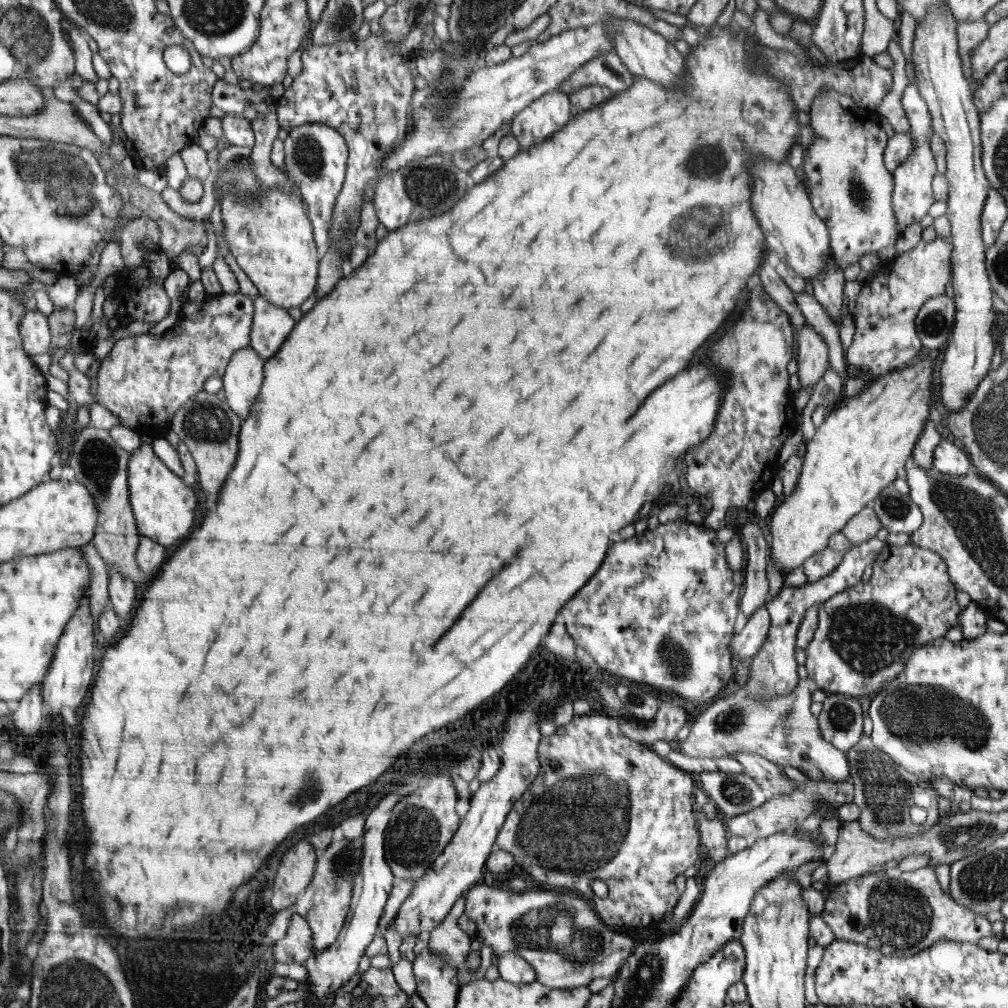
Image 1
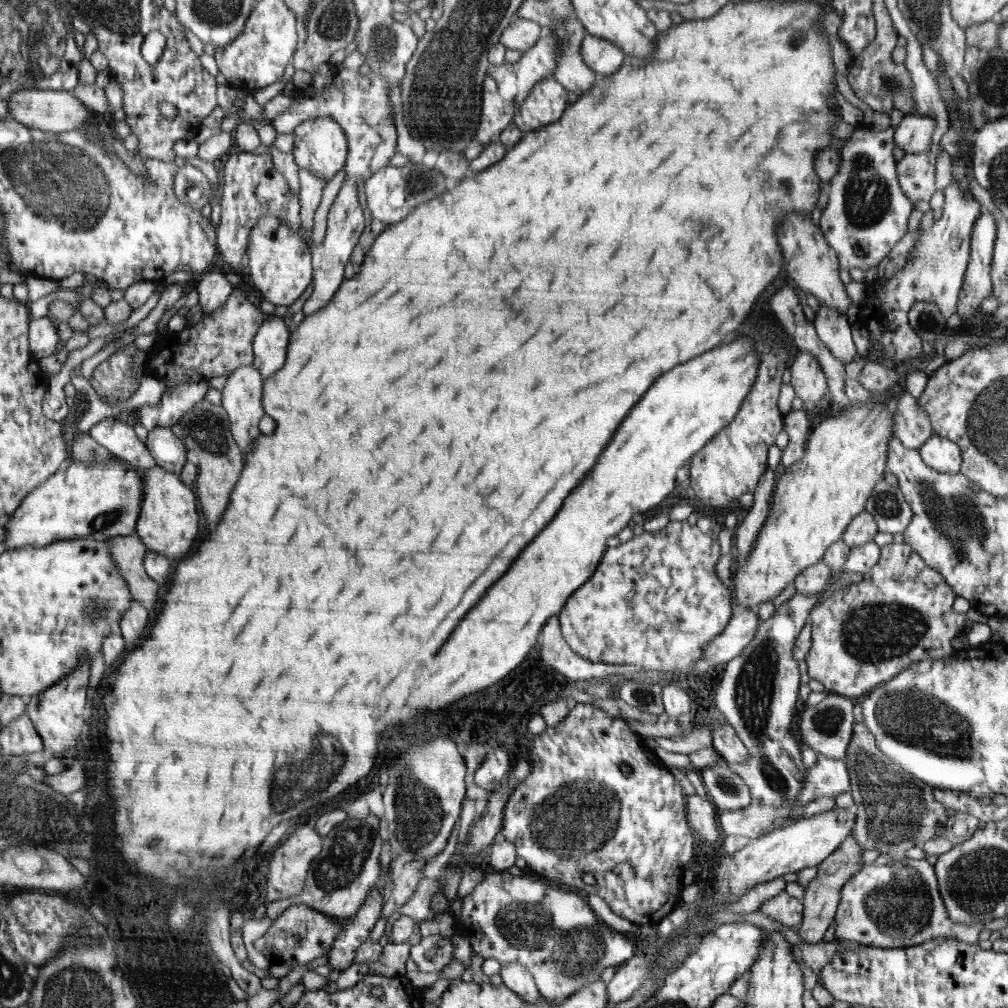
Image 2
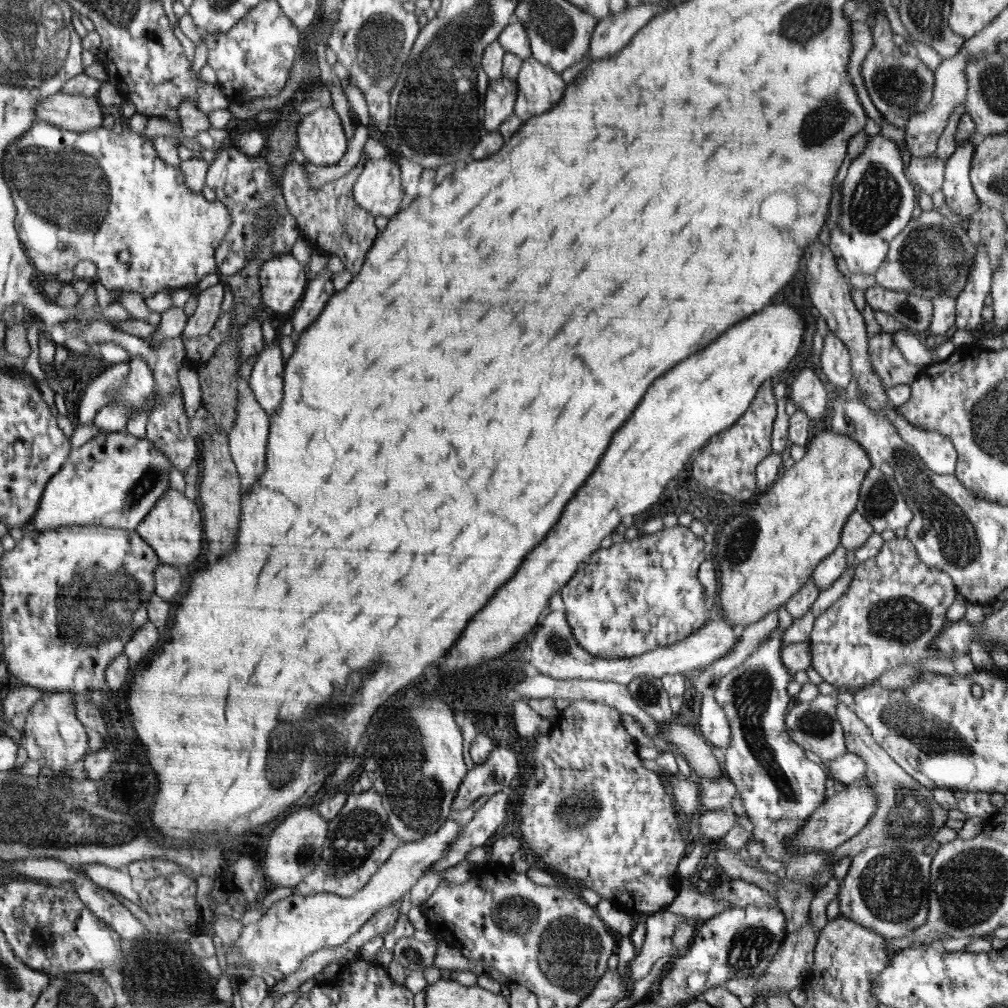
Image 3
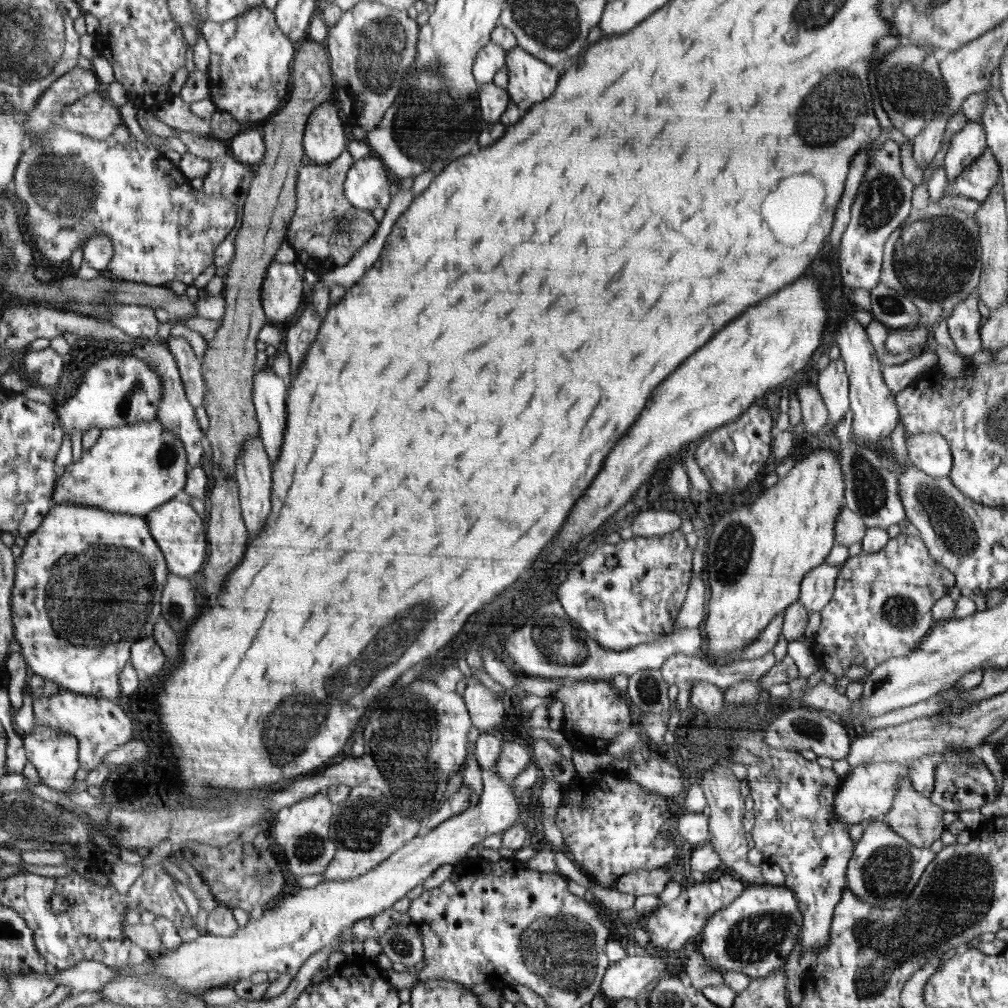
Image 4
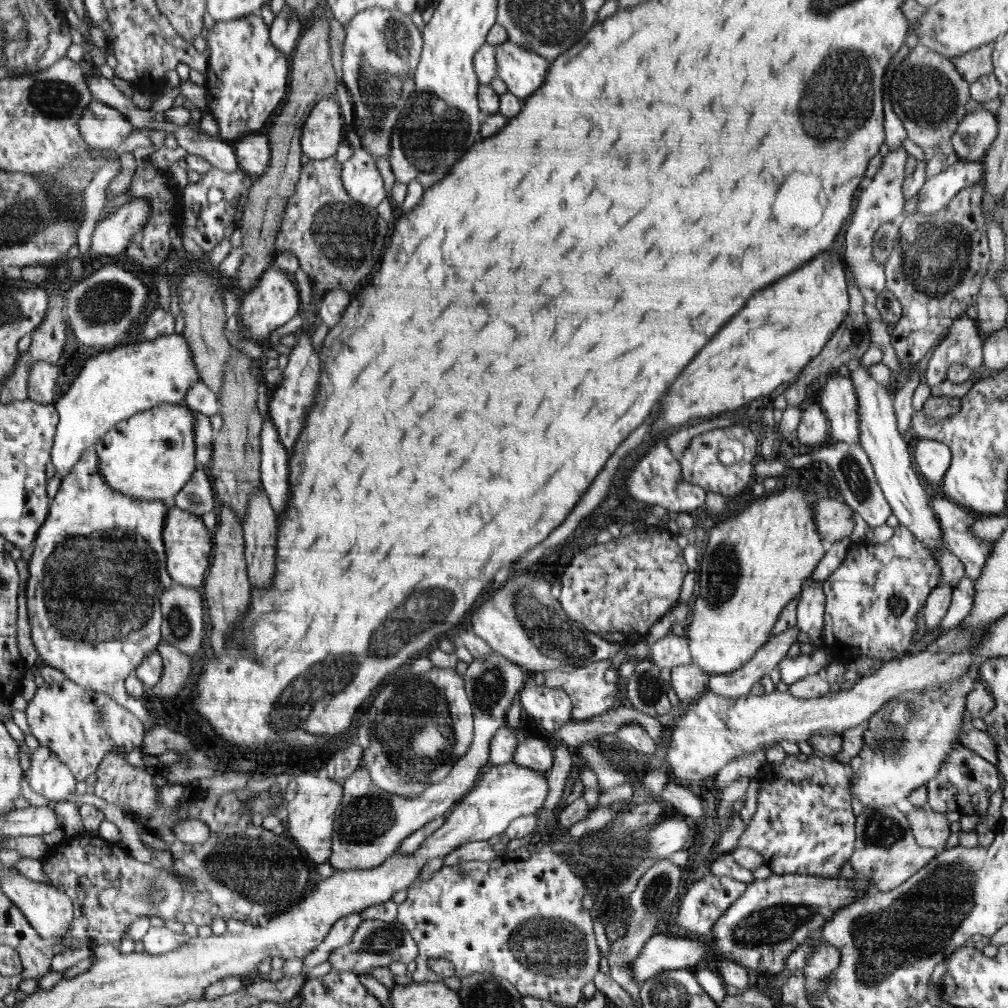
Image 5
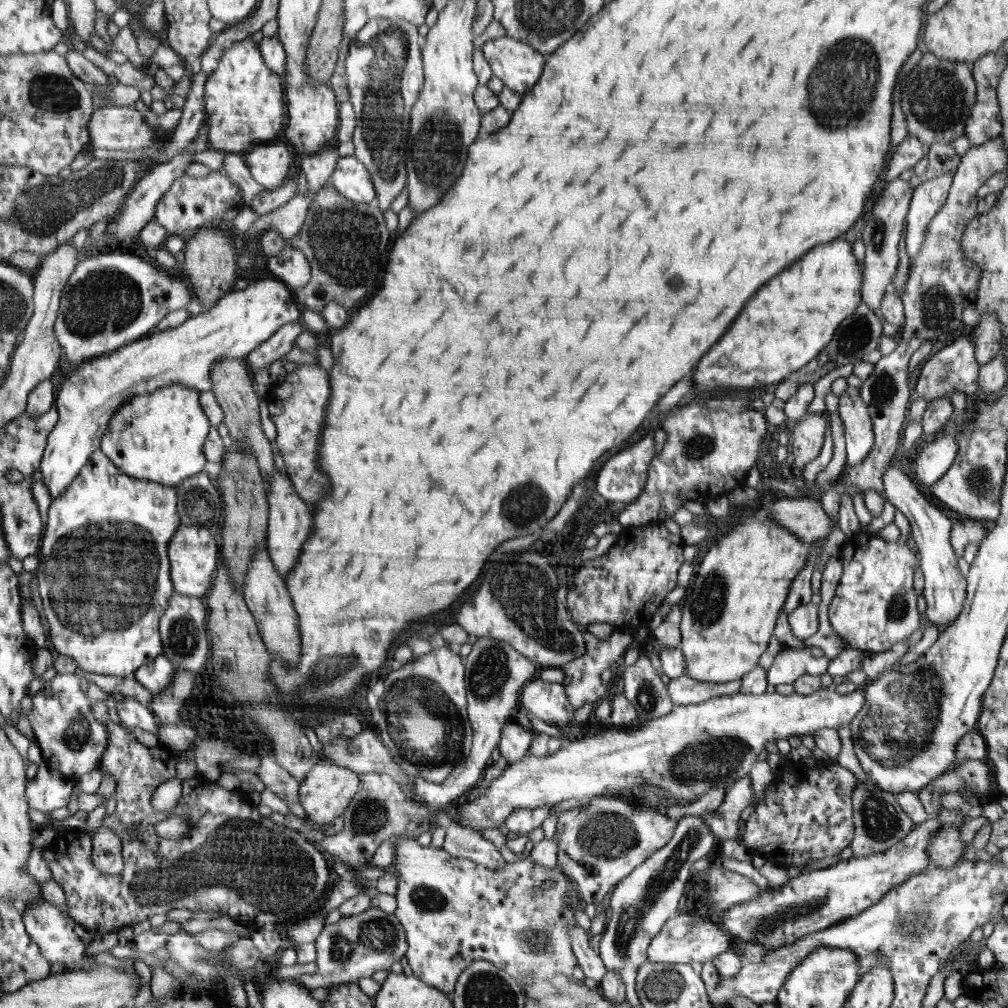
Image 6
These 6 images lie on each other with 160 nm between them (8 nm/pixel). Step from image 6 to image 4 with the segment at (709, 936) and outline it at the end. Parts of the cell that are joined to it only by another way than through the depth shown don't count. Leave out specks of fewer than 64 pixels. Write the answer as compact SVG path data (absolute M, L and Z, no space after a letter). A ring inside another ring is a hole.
M652 950L649 954L638 953L636 956L626 956L623 960L614 962L606 972L602 981L602 993L606 1002L618 999L640 999L648 986L662 971L667 970L670 958L660 956Z

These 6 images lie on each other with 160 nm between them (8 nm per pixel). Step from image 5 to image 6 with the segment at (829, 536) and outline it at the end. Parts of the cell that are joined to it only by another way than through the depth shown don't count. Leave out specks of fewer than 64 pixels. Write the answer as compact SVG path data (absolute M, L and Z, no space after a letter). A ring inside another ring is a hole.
M811 497L781 498L772 504L769 516L808 545L816 539L827 538L836 525L823 511L819 500Z

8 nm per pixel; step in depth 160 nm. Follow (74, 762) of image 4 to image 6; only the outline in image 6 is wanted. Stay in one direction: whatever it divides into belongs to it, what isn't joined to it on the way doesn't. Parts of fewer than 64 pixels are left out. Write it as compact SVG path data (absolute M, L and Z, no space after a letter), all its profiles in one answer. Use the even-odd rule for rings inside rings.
M39 764L36 776L26 787L30 808L49 813L56 808L67 806L73 794L76 781L69 780L64 773L50 768L48 764Z

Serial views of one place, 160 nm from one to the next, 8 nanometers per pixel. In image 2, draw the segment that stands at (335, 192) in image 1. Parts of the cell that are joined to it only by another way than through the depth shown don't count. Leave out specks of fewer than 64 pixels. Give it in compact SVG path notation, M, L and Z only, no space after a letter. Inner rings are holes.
M330 117L305 120L294 129L293 137L294 146L291 154L298 168L308 169L315 176L325 178L327 182L344 166L346 156L349 156L349 144L346 144L344 130Z

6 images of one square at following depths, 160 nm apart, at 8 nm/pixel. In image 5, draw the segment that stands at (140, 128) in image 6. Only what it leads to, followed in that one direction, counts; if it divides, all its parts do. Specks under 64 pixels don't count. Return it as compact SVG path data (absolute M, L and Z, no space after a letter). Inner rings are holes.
M93 99L85 108L80 129L89 149L114 150L134 130L125 114L103 101Z

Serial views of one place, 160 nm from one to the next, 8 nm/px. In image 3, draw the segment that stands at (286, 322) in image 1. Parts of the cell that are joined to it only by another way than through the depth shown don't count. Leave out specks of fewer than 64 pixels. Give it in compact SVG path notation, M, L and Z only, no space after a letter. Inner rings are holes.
M279 338L272 345L264 346L253 365L249 387L256 393L261 407L272 417L283 399L283 374L285 362L280 351Z

